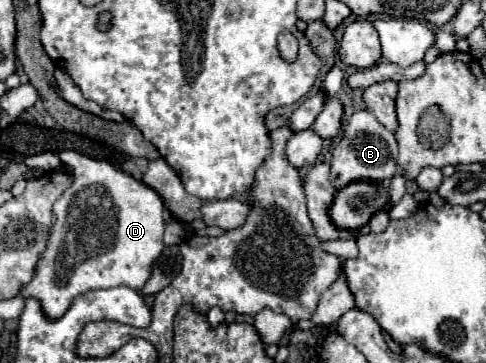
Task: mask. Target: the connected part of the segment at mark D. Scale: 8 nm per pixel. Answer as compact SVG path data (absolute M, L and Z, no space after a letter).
M63 150L59 152L59 158L75 180L71 188L67 188L53 206L55 222L47 240L47 250L41 254L37 262L35 278L27 286L23 286L23 290L19 292L21 298L27 298L27 296L37 298L43 306L43 312L49 318L63 316L65 310L71 306L73 298L89 290L127 286L139 292L151 276L151 266L155 258L159 258L159 254L165 248L165 242L163 242L165 204L155 190L131 178L129 174L117 170L109 162L93 160L75 150Z

